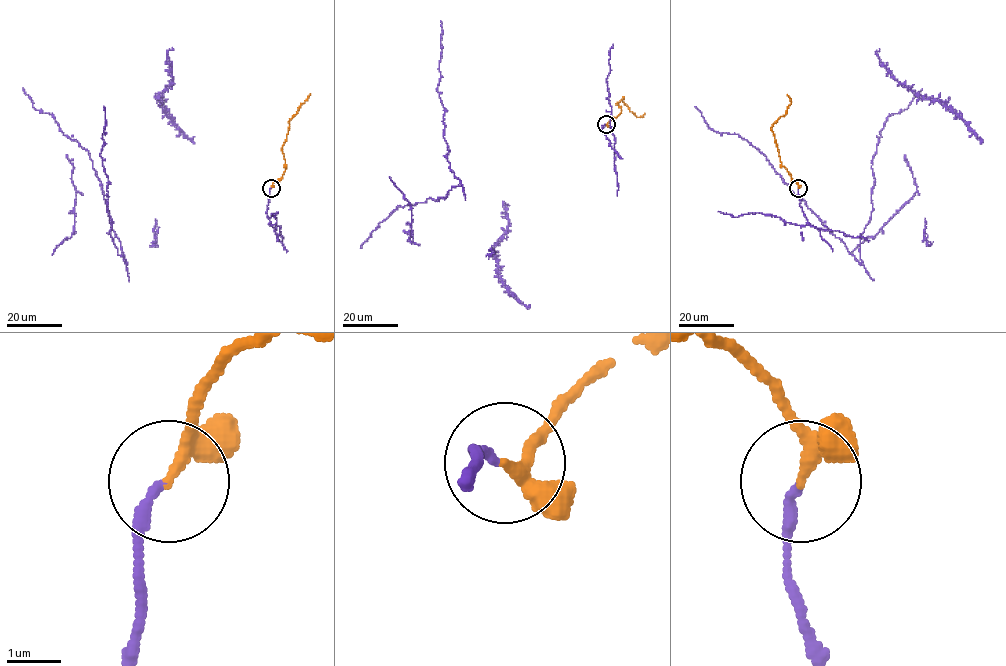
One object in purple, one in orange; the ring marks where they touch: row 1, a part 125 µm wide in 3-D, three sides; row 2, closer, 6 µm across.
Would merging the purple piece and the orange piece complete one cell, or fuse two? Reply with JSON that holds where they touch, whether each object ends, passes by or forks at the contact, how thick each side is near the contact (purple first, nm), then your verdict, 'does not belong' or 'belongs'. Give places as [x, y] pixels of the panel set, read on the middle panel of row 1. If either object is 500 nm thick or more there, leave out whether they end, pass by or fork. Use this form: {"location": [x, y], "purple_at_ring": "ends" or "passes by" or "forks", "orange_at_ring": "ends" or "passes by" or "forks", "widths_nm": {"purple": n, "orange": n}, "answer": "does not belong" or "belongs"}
{"location": [606, 124], "purple_at_ring": "ends", "orange_at_ring": "passes by", "widths_nm": {"purple": 180, "orange": 190}, "answer": "belongs"}

